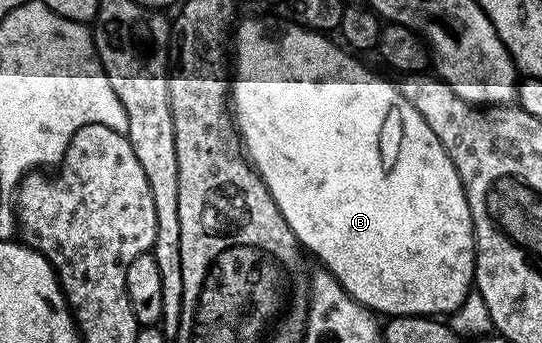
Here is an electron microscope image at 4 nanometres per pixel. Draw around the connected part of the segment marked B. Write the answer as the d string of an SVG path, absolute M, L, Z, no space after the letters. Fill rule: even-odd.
M242 18L238 20L237 26L233 31L233 78L229 83L229 106L231 108L233 122L235 124L239 141L243 144L246 158L249 160L251 166L258 171L260 177L265 181L265 185L269 189L273 201L277 201L277 209L281 209L281 217L285 217L285 221L289 225L291 232L295 235L295 239L300 247L303 248L304 252L311 254L312 251L312 253L323 262L320 264L322 264L326 271L328 271L328 273L331 274L331 276L333 276L336 281L342 285L342 287L344 287L346 291L348 291L348 293L359 302L359 304L362 305L362 307L367 307L369 310L378 313L380 316L450 316L451 312L456 311L456 309L465 301L465 297L472 294L473 291L473 284L475 282L475 230L473 229L473 217L469 213L469 201L465 197L463 182L457 173L457 169L453 165L453 161L449 157L449 153L445 153L441 141L437 141L437 133L433 133L433 129L429 129L429 125L425 125L425 117L421 117L421 113L417 113L417 109L413 109L413 105L409 105L409 101L405 101L405 97L401 97L398 86L396 86L394 82L390 83L389 80L382 79L379 75L374 75L369 68L362 67L362 65L355 60L358 58L356 58L350 50L344 49L338 42L335 44L334 41L331 40L334 38L305 27L300 27L299 24L294 21L282 23L279 19L241 19Z

